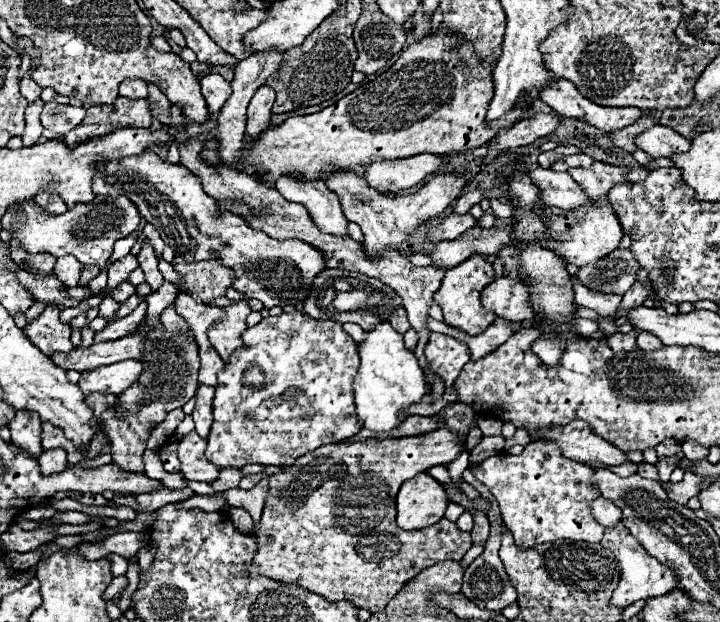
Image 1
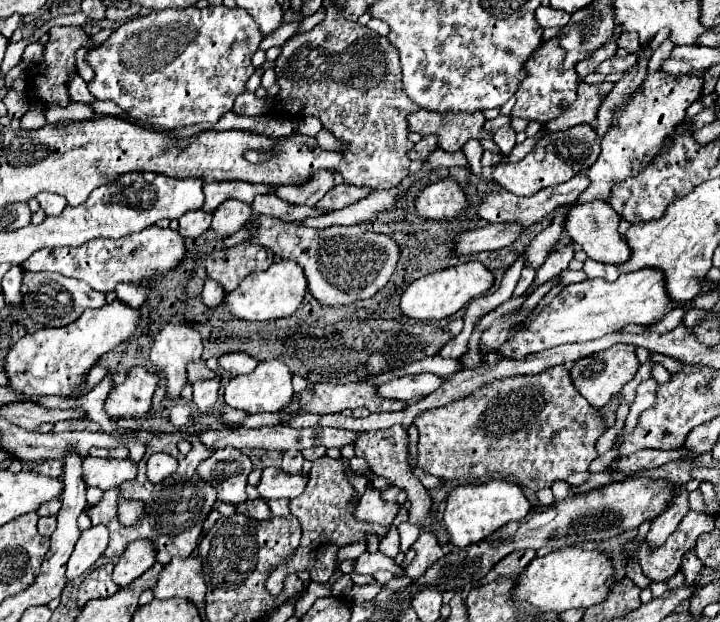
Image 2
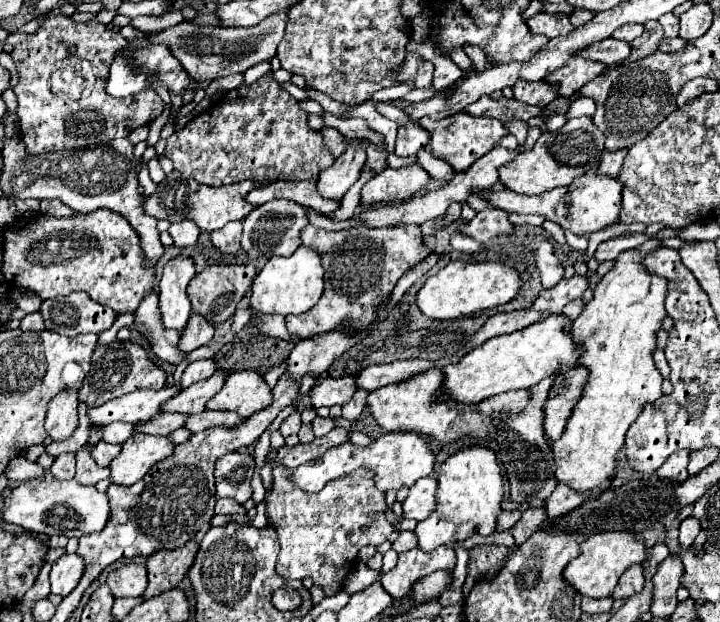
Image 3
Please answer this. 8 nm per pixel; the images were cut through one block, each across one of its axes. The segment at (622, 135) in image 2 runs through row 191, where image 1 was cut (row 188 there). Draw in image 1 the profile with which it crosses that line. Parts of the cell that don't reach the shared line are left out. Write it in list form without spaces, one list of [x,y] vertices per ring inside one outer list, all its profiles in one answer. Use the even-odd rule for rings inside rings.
[[[594,162],[592,168],[570,168],[568,174],[588,192],[592,200],[604,200],[606,192],[614,188],[614,184],[626,184],[626,174],[630,168],[626,166],[610,166]]]

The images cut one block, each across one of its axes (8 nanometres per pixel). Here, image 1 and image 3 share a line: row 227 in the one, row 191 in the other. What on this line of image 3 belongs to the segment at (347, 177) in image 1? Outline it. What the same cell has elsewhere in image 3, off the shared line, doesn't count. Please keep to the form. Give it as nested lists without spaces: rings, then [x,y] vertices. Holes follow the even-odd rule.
[[[418,164],[408,168],[386,168],[364,184],[360,192],[360,202],[364,206],[376,202],[406,202],[416,192],[424,190],[430,180],[430,174]]]

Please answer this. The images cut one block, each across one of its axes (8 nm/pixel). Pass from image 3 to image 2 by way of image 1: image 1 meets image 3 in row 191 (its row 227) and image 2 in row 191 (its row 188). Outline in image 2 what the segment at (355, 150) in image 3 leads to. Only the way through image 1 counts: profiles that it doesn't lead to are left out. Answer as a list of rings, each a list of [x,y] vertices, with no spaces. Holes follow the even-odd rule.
[[[316,170],[314,176],[304,184],[290,184],[276,188],[276,196],[290,204],[304,204],[304,206],[316,206],[328,190],[336,186],[336,172],[332,170]]]

